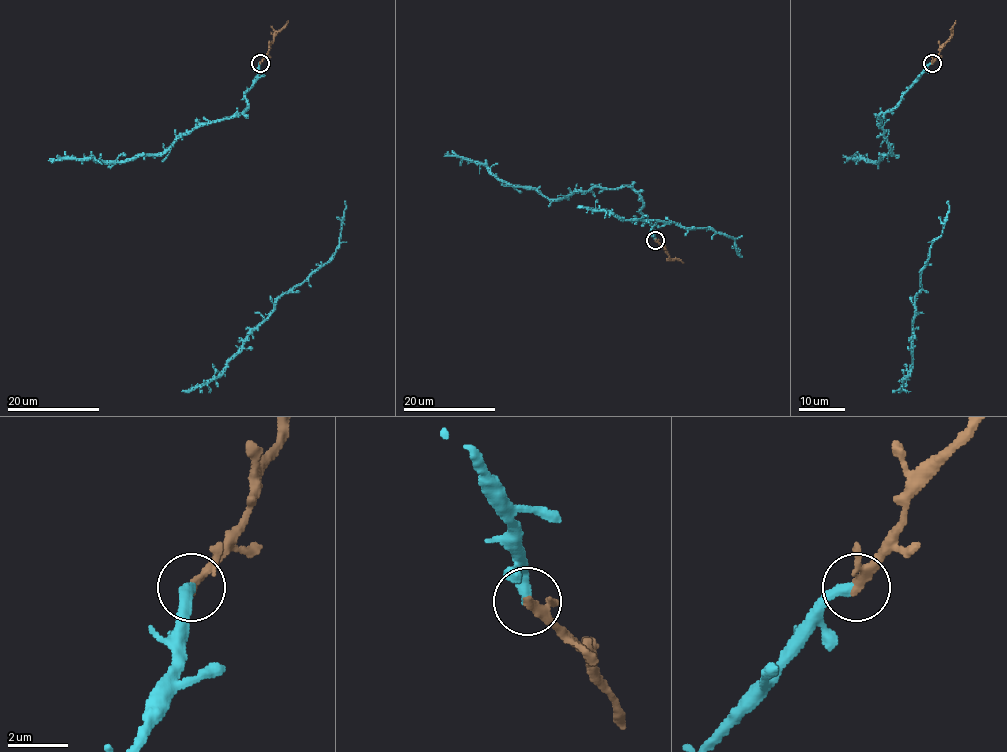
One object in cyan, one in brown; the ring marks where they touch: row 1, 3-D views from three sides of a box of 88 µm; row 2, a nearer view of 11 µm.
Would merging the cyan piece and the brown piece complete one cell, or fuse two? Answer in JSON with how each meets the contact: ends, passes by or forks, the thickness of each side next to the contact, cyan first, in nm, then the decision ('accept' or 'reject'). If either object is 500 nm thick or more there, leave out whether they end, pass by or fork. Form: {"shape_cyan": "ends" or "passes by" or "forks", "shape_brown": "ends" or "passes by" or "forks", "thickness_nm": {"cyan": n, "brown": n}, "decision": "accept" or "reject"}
{"shape_cyan": "ends", "shape_brown": "passes by", "thickness_nm": {"cyan": 360, "brown": 240}, "decision": "accept"}

